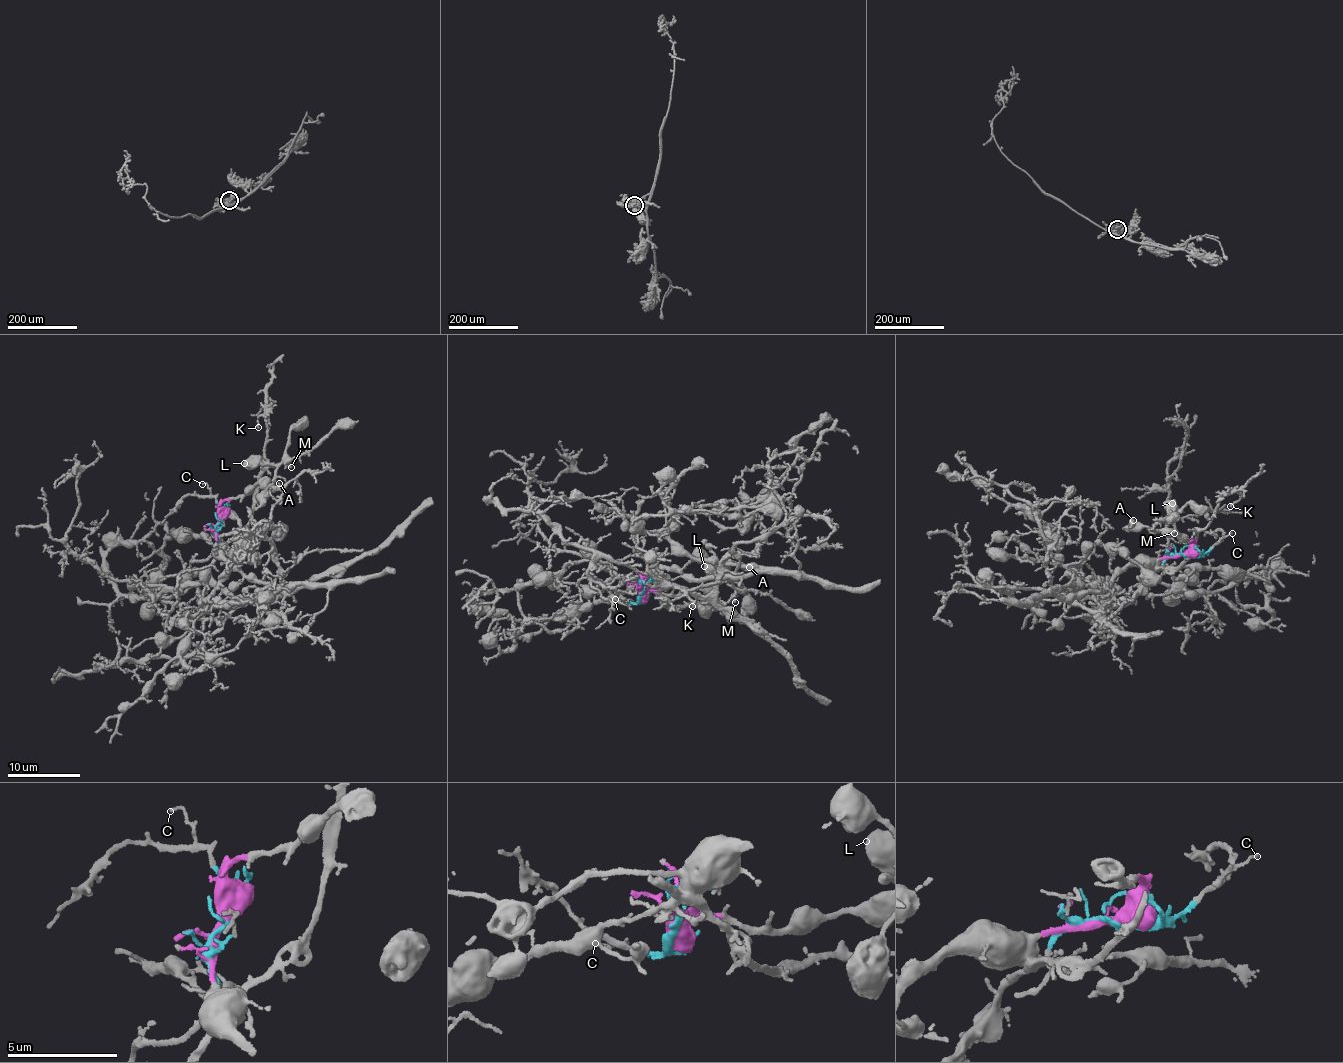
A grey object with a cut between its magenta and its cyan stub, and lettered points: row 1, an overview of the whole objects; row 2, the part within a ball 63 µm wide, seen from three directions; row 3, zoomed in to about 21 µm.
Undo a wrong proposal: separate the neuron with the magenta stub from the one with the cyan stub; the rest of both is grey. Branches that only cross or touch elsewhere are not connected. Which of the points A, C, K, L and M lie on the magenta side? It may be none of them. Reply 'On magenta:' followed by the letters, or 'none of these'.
On magenta: A, L, M

